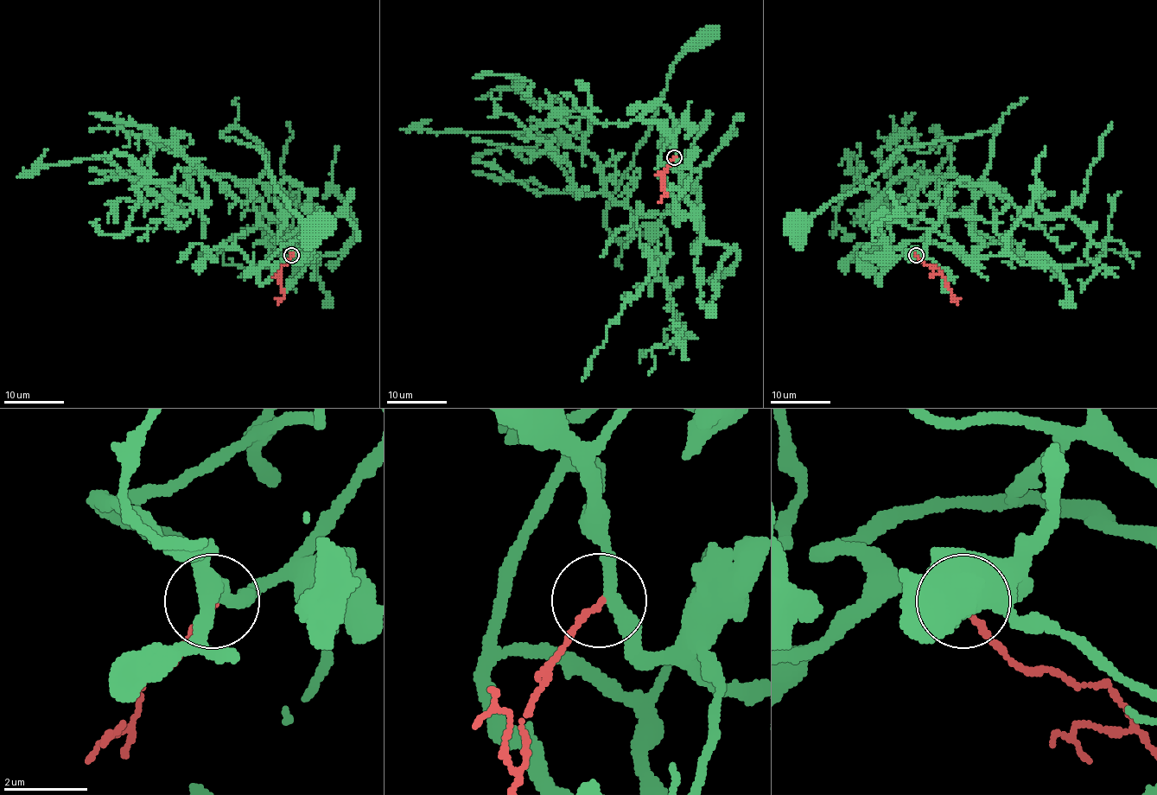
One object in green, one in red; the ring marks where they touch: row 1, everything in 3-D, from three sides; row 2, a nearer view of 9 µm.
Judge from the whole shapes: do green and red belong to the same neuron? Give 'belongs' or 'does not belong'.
does not belong

